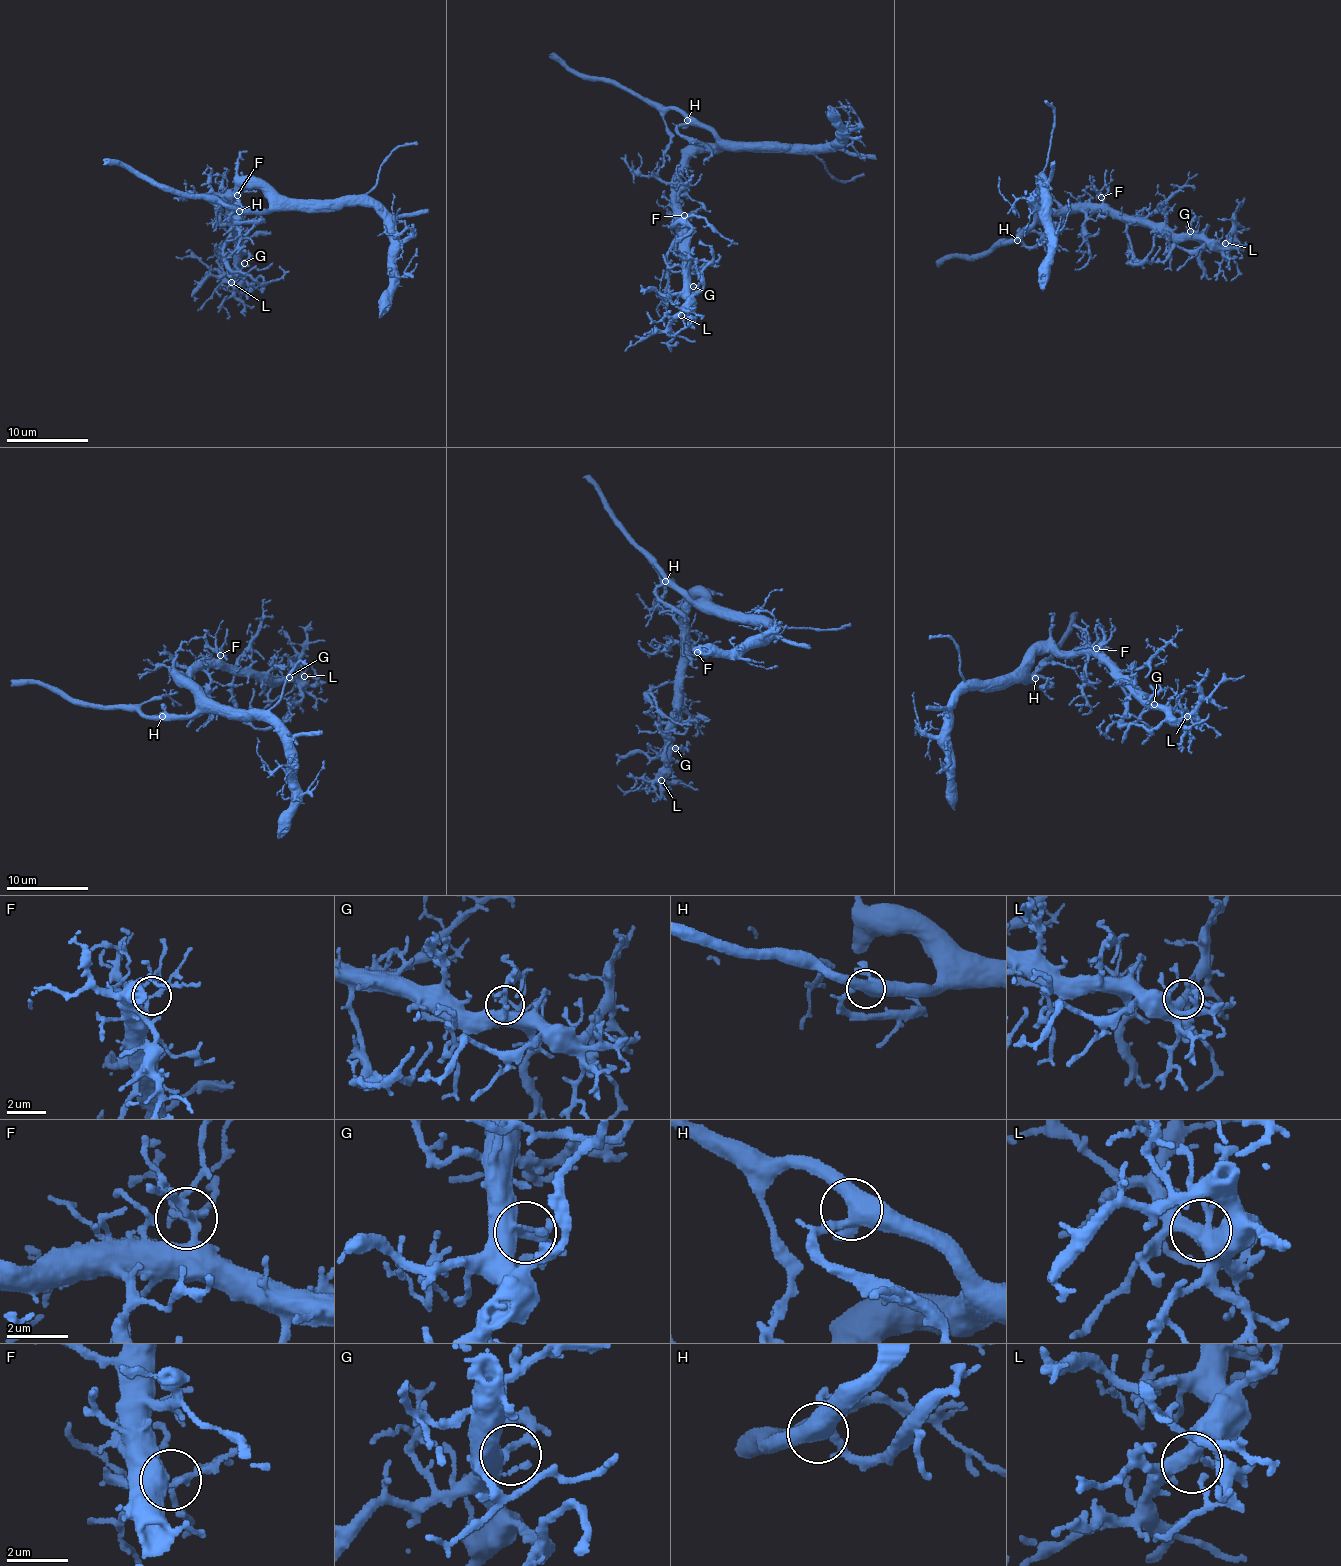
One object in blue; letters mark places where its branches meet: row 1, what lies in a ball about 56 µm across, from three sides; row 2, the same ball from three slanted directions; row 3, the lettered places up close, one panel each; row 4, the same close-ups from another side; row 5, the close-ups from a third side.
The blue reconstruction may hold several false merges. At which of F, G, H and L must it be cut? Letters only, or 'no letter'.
no letter

